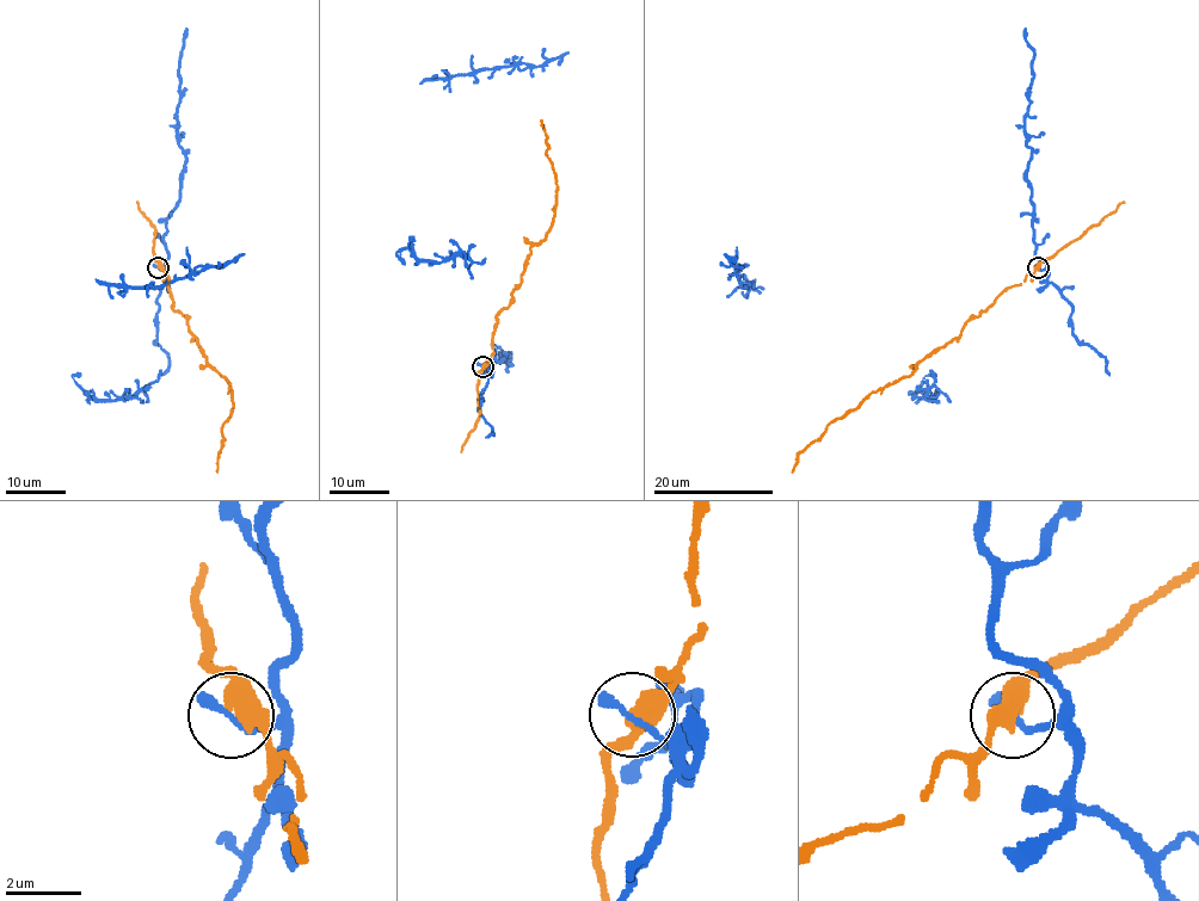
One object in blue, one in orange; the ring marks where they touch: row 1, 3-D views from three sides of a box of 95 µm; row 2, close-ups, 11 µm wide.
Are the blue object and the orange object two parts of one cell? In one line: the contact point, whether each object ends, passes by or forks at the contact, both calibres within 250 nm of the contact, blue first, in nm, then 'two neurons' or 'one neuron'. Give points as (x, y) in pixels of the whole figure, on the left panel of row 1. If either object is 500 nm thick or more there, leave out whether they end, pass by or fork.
(158, 267) | blue ends | orange passes by | 260/420 nm | two neurons

